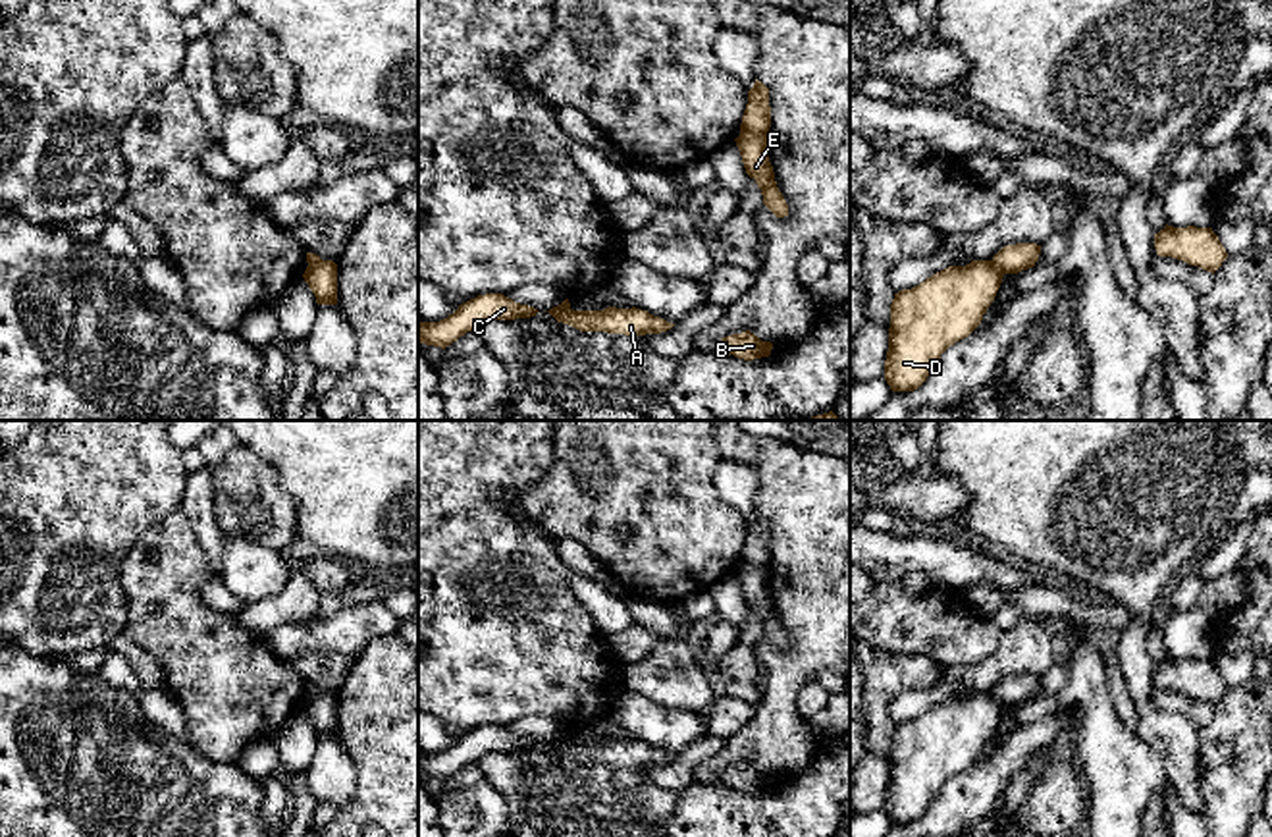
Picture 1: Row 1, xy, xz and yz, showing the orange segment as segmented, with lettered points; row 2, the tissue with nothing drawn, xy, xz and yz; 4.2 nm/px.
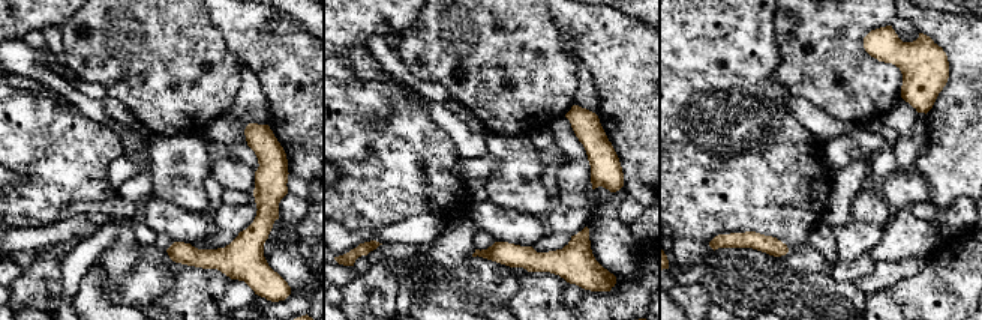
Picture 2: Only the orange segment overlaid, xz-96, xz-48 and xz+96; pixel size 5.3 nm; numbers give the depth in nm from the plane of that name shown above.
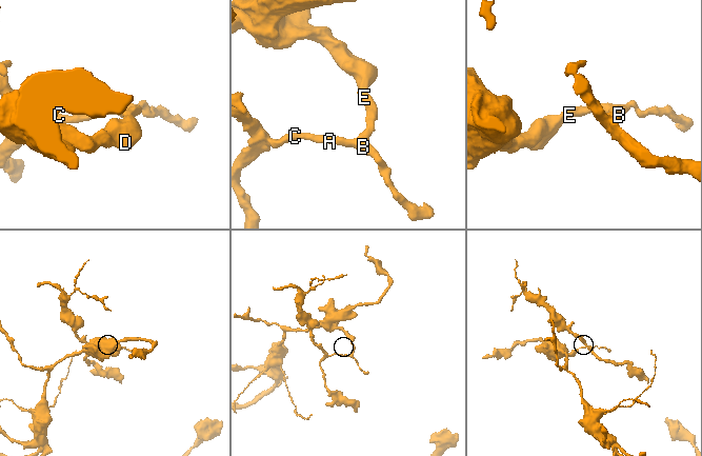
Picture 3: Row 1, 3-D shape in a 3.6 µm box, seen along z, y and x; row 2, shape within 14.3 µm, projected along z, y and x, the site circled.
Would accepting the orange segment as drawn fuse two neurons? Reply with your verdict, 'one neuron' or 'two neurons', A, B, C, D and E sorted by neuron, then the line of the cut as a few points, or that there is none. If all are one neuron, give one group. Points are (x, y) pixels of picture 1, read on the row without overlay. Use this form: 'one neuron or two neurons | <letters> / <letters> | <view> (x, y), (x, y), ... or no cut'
two neurons | A B C E / D | xz (741, 564), (766, 571)

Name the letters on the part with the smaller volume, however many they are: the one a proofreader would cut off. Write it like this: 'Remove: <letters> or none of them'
Remove: A, B, C, E

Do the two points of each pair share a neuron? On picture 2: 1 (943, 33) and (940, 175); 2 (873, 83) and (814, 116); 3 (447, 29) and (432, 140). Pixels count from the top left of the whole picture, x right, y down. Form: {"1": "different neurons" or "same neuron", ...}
{"1": "same neuron", "2": "different neurons", "3": "different neurons"}

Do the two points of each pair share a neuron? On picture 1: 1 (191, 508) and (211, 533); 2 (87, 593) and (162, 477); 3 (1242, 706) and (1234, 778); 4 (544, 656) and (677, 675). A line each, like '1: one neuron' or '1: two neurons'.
1: one neuron
2: one neuron
3: one neuron
4: two neurons

